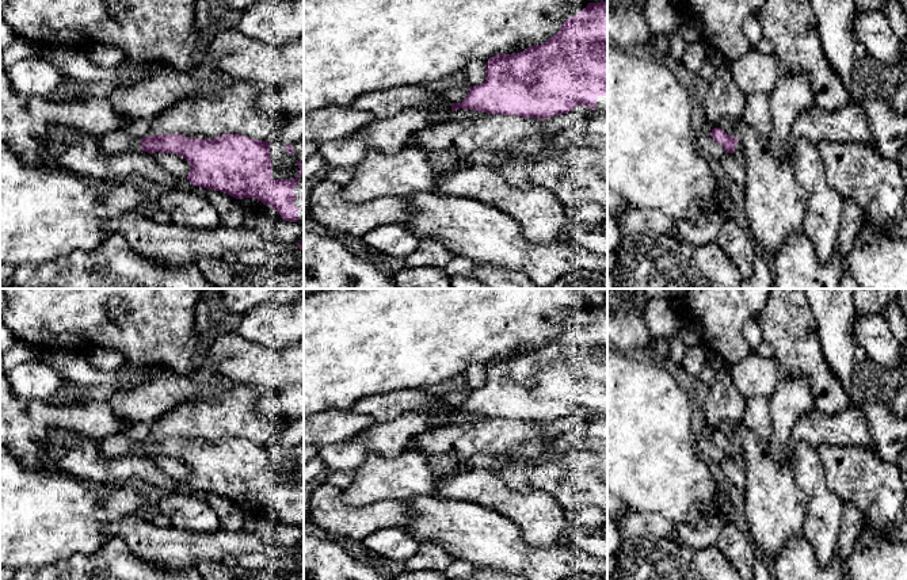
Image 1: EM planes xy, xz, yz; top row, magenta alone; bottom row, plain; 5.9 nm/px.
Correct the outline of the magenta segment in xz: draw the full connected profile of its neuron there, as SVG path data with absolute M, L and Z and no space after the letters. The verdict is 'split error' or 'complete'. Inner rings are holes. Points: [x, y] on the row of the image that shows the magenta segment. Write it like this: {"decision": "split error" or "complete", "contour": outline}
{"decision": "split error", "contour": "M607 0L588 3L541 45L488 58L485 72L485 81L470 87L461 103L453 103L451 111L464 108L548 119L580 104L607 115Z"}

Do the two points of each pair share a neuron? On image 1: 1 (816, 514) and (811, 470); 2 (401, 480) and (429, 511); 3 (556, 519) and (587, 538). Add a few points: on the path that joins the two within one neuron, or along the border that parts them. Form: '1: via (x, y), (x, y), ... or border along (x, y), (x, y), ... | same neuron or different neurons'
1: via (816, 503), (816, 488), (812, 481) | same neuron
2: border along (434, 495), (412, 496), (404, 502) | different neurons
3: border along (571, 525), (566, 531), (564, 546) | different neurons

